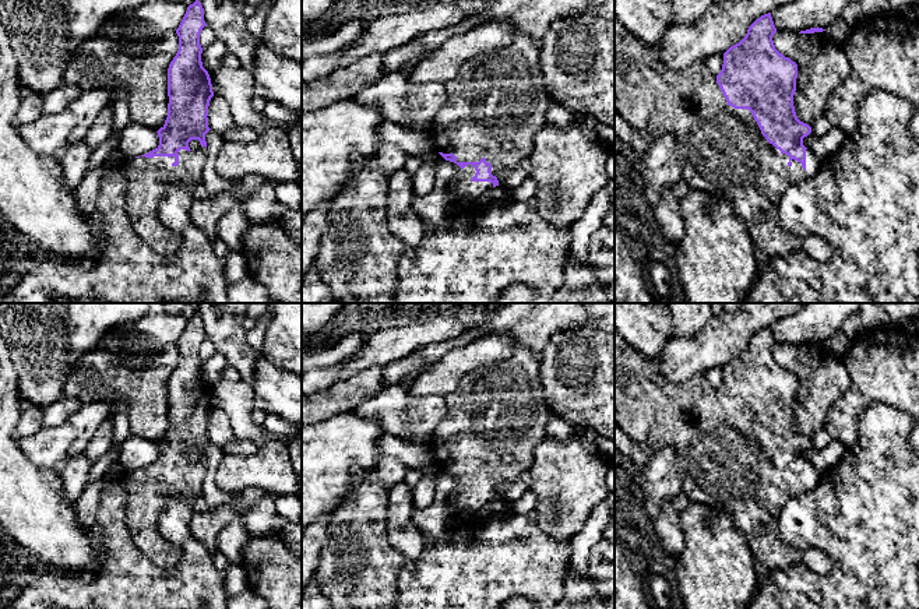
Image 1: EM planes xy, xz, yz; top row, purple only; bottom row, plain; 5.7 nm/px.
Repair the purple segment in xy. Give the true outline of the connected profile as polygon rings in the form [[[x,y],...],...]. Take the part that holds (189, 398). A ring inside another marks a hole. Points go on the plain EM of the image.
[[[196,313],[176,342],[179,363],[168,381],[168,430],[156,444],[159,458],[119,478],[127,496],[131,539],[161,568],[176,567],[182,548],[158,531],[159,513],[172,501],[193,507],[207,474],[205,447],[211,443],[207,429],[214,404],[201,374],[200,346],[205,338],[204,321]]]

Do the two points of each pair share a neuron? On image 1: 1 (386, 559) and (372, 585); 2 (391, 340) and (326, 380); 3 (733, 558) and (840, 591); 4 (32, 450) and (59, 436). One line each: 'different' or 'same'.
1: same
2: same
3: different
4: same

